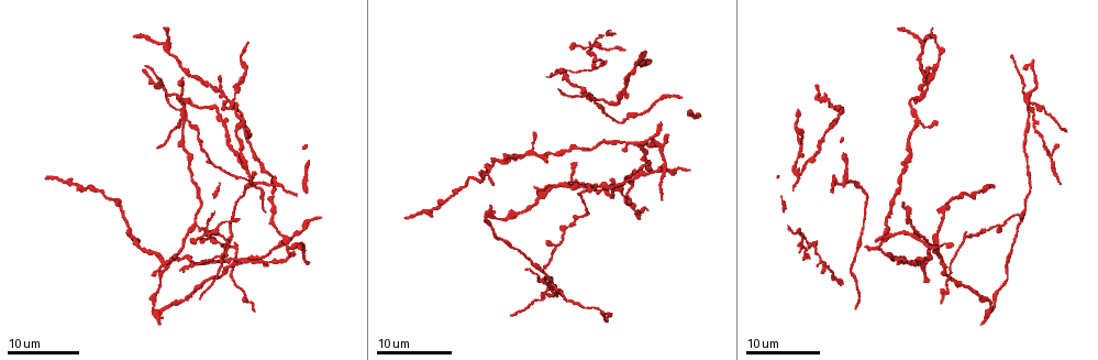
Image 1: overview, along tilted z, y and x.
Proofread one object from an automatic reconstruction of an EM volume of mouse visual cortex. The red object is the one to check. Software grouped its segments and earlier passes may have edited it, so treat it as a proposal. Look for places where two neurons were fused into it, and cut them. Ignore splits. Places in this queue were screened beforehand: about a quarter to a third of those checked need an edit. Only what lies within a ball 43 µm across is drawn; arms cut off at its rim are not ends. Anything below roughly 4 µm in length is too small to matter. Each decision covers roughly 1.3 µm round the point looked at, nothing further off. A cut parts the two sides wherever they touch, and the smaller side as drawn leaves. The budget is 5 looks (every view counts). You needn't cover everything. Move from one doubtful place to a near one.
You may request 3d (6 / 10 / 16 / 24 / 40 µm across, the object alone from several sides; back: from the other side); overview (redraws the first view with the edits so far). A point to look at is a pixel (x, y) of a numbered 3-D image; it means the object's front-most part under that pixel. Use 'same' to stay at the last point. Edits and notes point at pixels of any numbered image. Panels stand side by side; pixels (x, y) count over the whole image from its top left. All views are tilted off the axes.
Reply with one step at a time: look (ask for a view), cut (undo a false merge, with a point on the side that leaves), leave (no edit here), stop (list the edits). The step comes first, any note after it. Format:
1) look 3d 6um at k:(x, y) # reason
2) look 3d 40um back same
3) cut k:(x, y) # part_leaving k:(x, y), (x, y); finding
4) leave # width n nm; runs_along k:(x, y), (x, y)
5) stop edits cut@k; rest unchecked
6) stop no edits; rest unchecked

look 3d 24um at 1:(922, 94) # four or more arms meet

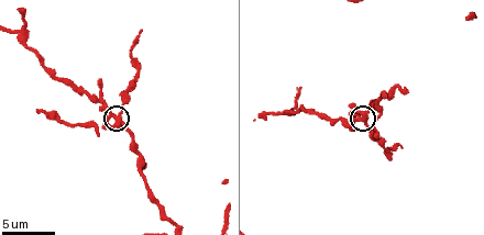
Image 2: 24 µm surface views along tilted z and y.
look 3d 6um at 2:(115, 119) # closer look

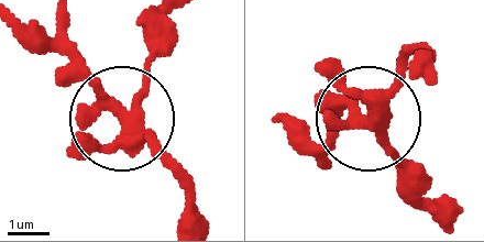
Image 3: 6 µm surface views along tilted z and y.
look 3d 6um back at 3:(117, 109)

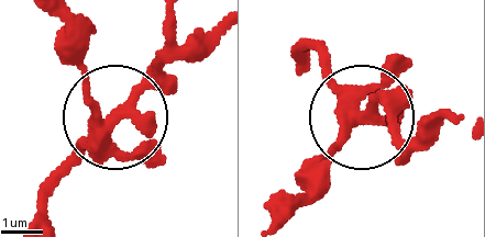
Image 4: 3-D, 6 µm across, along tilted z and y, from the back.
leave # continuous, no second neuron

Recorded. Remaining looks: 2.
look 3d 16um at 1:(552, 286) # four arms meet

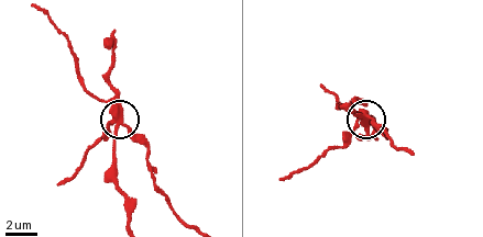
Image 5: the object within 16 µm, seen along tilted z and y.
look 3d 6um at 5:(370, 115) # closer look

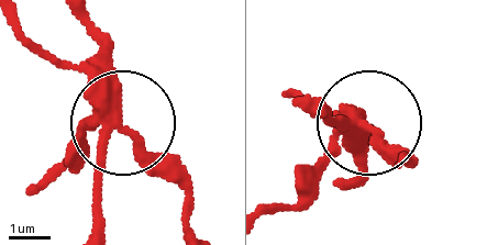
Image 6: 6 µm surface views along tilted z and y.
cut 6:(140, 148) # part_leaving 6:(104, 104), (185, 200), (189, 222); a second neuron is stuck on

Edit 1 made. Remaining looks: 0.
stop edits cut@6; rest unchecked

